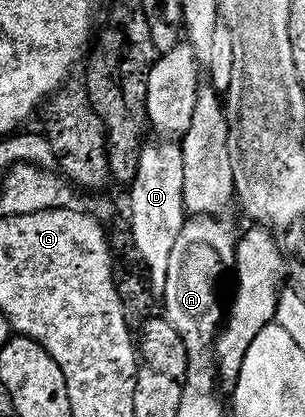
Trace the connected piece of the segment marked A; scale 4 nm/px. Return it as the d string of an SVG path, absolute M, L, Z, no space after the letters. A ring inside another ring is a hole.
M192 217L185 222L182 233L174 245L174 253L170 253L170 273L166 277L166 289L162 292L164 299L163 318L186 341L191 340L191 335L199 331L208 331L216 323L216 314L220 311L220 303L216 300L216 286L224 274L231 272L236 266L236 247L238 235L235 235L226 224L220 223L216 217Z

